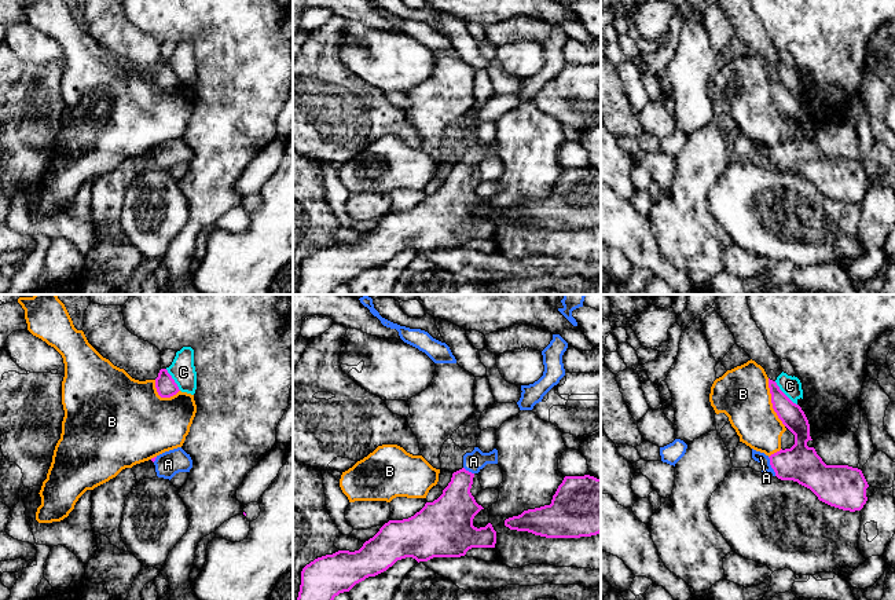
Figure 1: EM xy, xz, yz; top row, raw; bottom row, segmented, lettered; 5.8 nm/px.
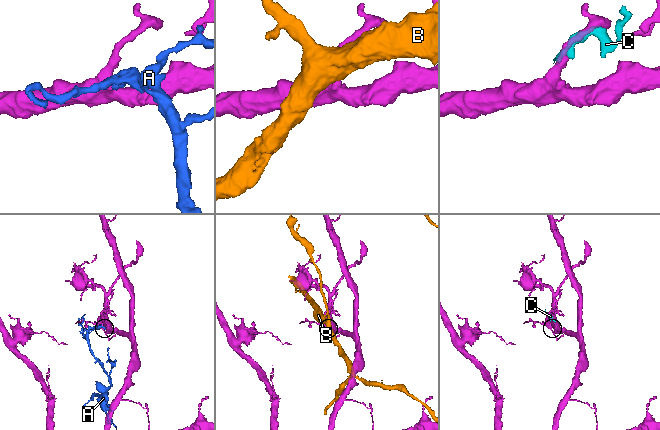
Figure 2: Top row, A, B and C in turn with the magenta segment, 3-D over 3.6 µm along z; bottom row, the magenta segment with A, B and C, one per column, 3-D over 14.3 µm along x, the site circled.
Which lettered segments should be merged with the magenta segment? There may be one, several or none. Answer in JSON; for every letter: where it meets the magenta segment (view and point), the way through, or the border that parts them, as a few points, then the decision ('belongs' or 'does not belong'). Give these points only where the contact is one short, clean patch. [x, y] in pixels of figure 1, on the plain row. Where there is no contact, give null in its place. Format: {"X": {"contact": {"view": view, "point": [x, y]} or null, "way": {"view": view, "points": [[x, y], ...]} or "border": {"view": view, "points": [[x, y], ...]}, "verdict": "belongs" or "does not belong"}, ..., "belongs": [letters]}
{"A": {"contact": {"view": "yz", "point": [771, 158]}, "way": {"view": "yz", "points": [[802, 156], [771, 158], [760, 149]]}, "verdict": "belongs"}, "B": {"contact": {"view": "yz", "point": [771, 94]}, "verdict": "does not belong"}, "C": {"contact": {"view": "yz", "point": [784, 86]}, "verdict": "does not belong"}, "belongs": ["A"]}

